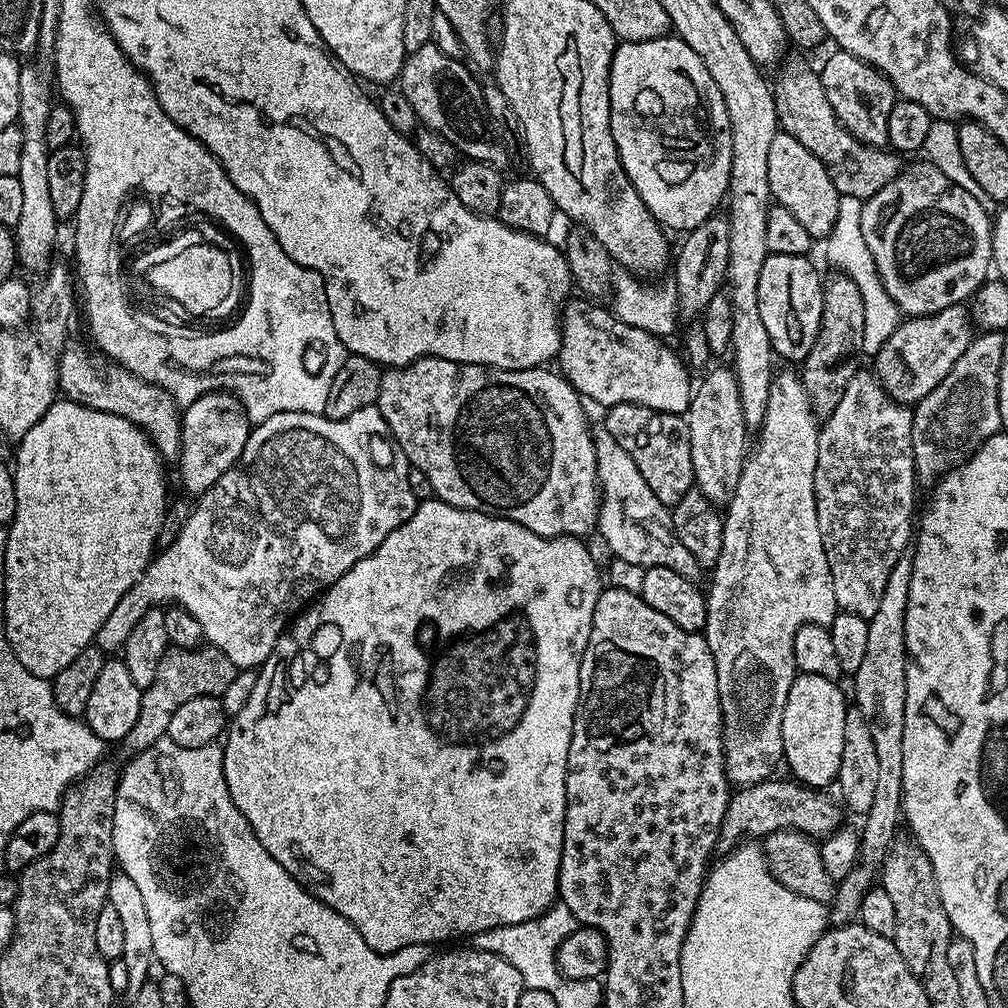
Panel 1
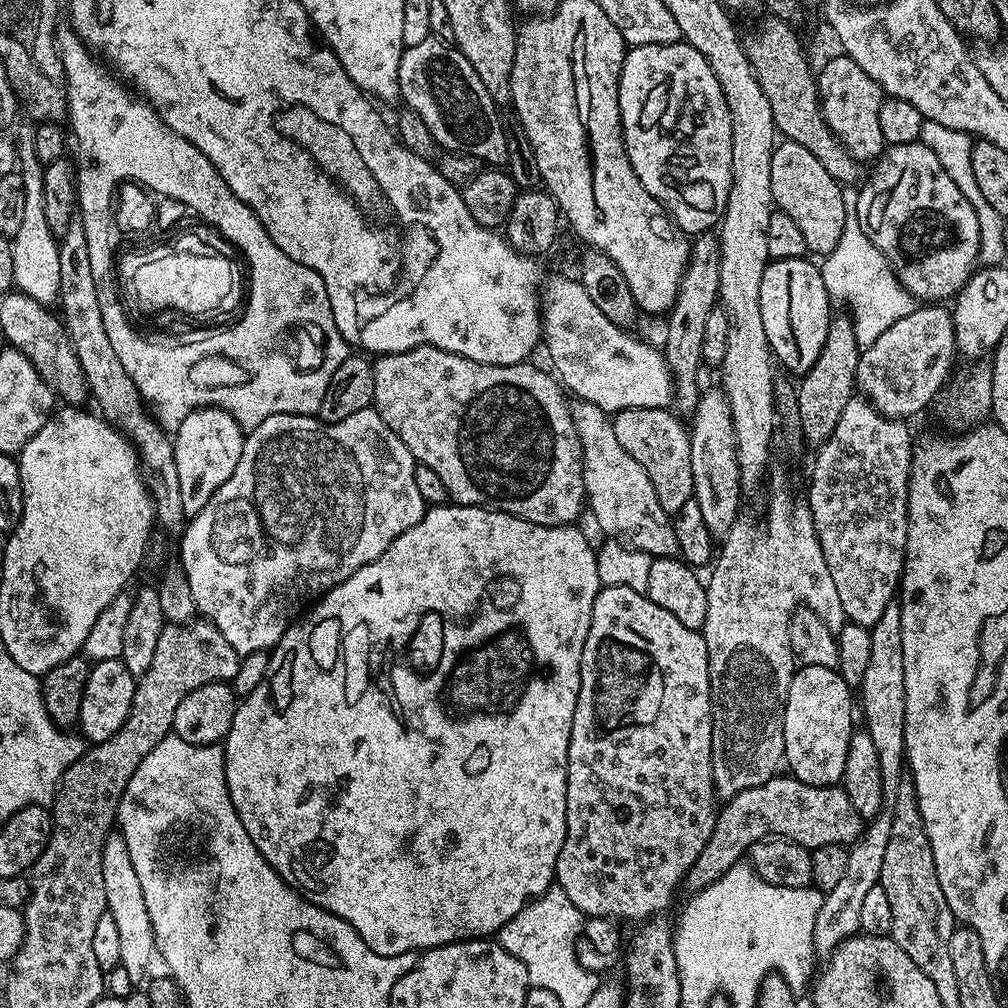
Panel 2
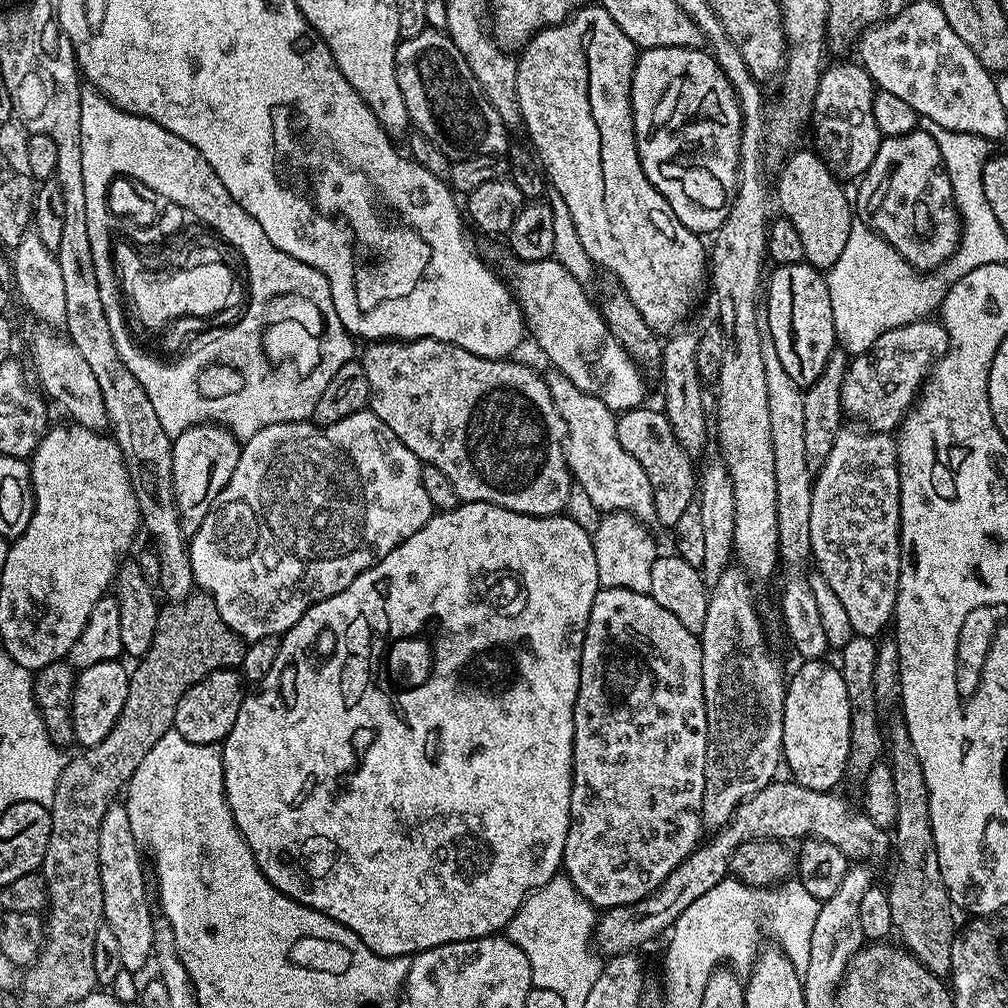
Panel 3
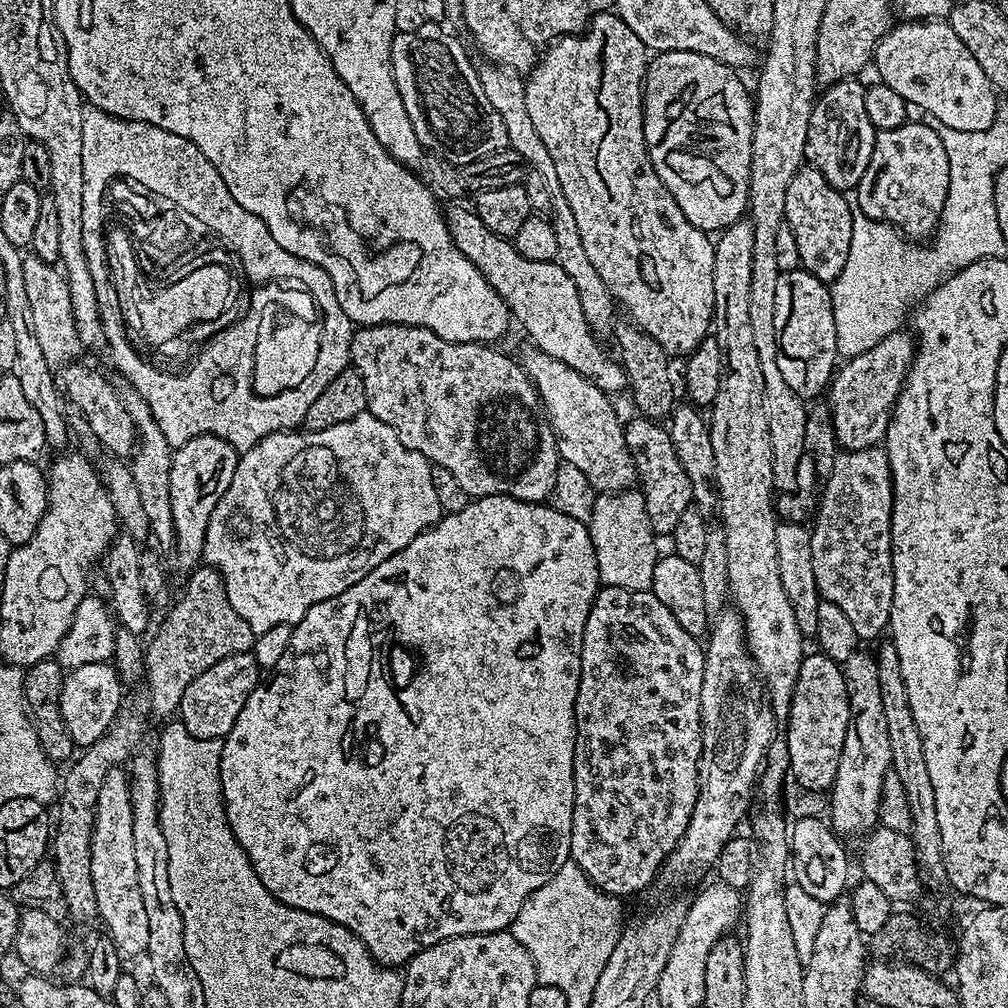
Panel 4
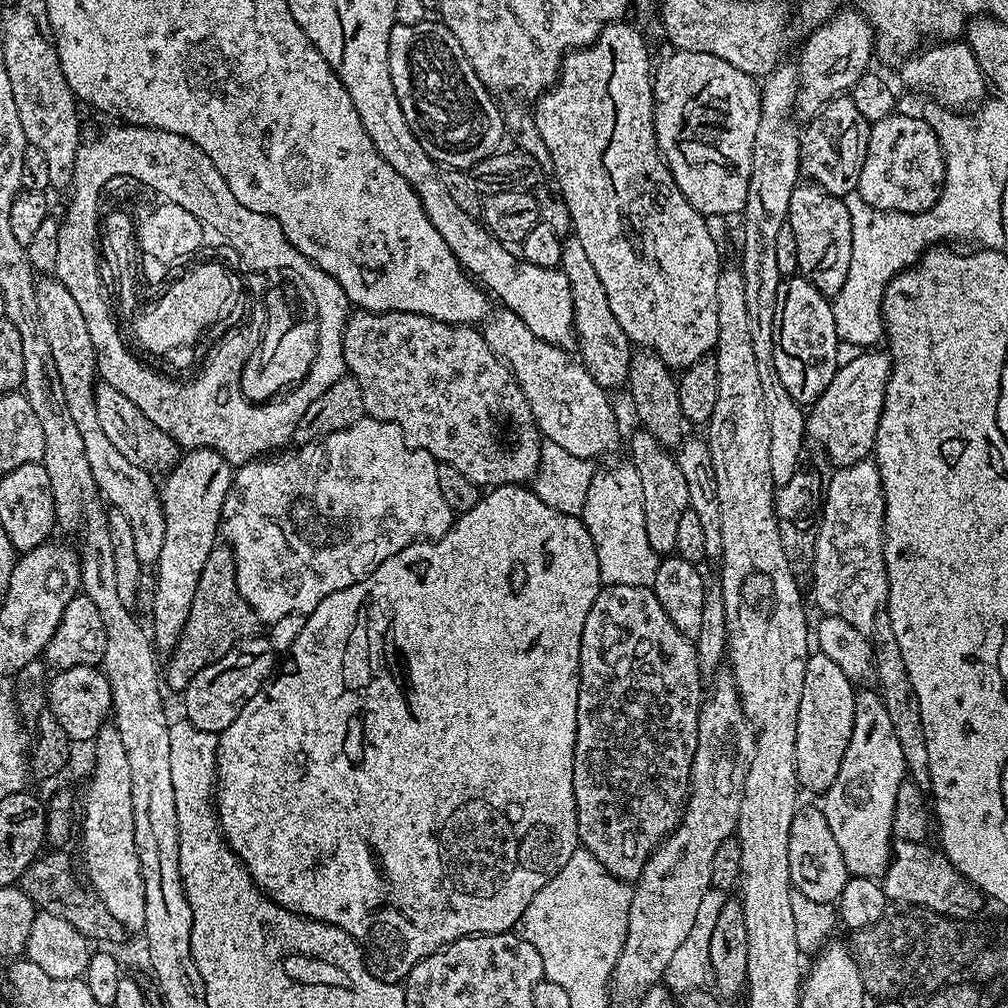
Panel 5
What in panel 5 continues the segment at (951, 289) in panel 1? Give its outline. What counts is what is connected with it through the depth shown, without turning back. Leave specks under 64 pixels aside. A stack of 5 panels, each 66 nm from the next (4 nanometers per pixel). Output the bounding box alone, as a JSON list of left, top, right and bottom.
[856,114,944,212]

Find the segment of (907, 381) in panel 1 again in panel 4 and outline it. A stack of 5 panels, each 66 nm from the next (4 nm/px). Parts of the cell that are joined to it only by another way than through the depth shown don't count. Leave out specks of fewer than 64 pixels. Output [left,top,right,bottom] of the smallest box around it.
[826,332,916,451]

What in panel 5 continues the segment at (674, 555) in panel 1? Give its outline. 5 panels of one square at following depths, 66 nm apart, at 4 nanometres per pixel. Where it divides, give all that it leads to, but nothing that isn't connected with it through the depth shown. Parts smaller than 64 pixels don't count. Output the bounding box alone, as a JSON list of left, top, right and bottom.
[483,310,620,461]

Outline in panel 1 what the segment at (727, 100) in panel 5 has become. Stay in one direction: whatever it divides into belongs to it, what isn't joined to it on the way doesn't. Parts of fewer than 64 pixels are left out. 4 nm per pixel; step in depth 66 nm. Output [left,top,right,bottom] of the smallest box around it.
[608,34,732,234]

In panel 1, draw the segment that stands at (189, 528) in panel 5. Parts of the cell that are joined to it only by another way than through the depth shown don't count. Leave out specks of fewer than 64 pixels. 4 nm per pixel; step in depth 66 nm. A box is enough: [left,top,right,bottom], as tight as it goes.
[178,390,250,498]

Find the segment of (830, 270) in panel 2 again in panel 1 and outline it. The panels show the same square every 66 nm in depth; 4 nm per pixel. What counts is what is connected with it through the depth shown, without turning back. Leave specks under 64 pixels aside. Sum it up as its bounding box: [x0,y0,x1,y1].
[826,196,902,358]

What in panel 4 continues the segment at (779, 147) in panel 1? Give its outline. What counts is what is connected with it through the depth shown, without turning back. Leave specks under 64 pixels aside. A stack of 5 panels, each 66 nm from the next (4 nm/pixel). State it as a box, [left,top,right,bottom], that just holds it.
[784,166,853,285]

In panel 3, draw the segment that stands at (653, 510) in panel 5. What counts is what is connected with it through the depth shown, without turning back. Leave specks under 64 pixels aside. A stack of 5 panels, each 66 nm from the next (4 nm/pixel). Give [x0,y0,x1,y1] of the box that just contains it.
[617,407,698,530]

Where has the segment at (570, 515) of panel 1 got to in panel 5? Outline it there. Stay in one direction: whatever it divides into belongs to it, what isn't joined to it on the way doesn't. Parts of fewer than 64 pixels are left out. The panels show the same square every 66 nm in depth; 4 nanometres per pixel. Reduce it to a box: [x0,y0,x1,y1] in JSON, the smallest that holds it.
[344,310,542,488]

